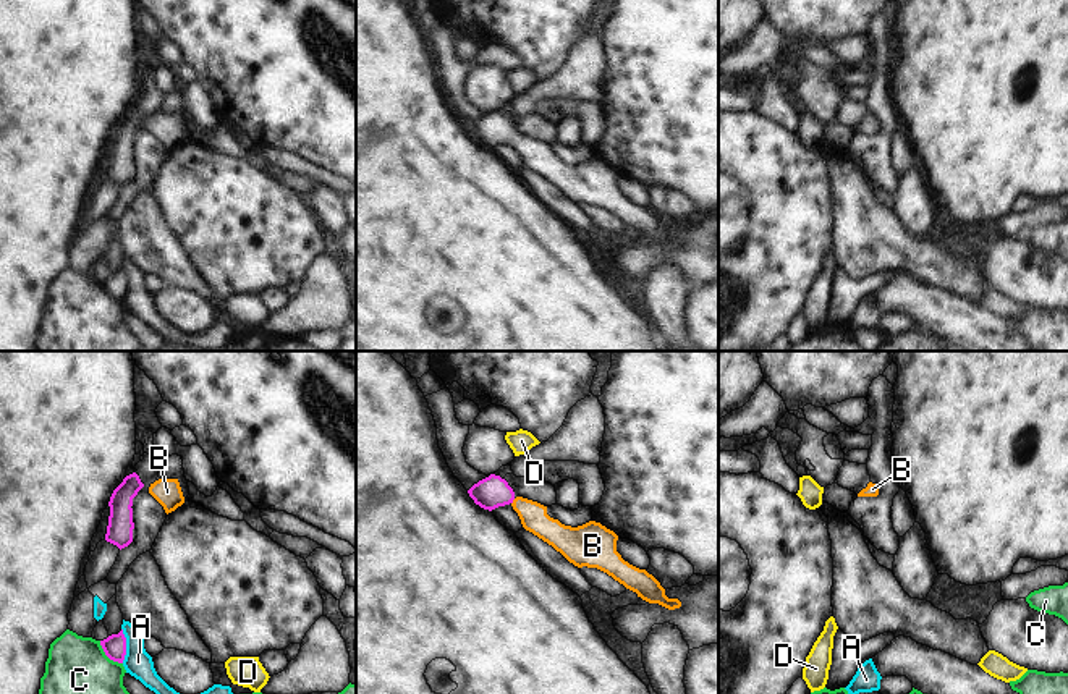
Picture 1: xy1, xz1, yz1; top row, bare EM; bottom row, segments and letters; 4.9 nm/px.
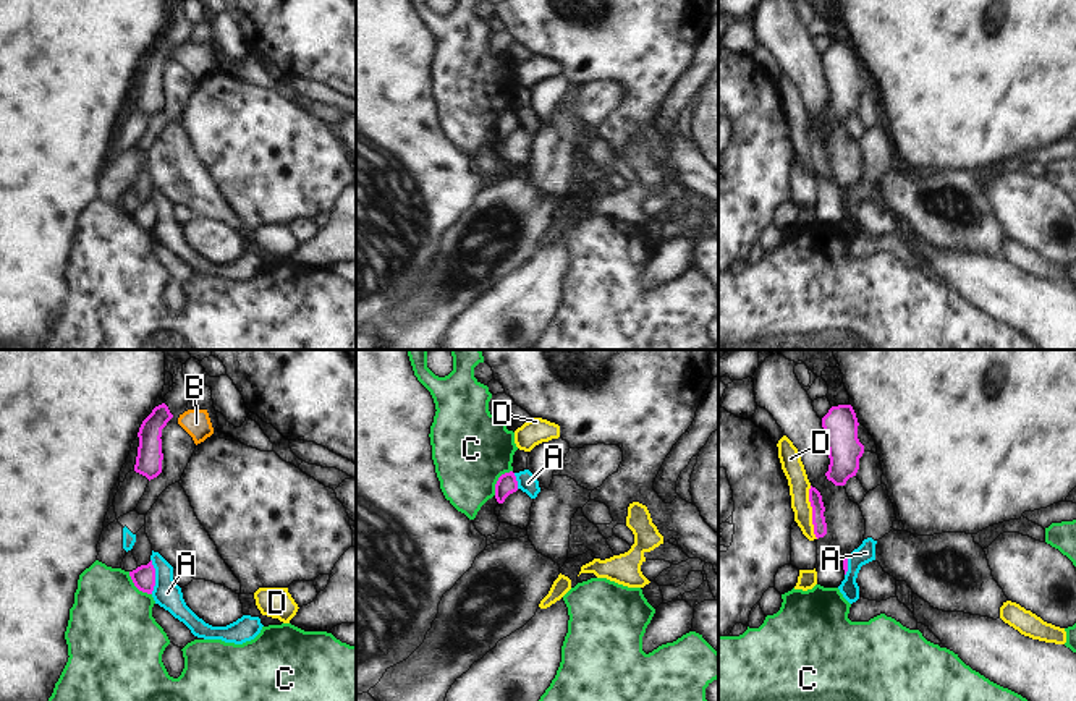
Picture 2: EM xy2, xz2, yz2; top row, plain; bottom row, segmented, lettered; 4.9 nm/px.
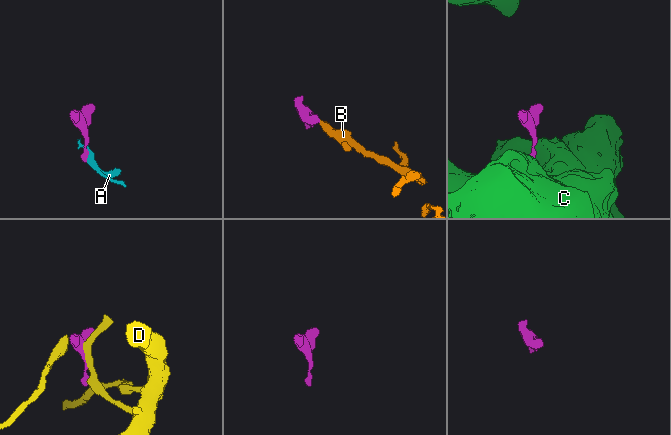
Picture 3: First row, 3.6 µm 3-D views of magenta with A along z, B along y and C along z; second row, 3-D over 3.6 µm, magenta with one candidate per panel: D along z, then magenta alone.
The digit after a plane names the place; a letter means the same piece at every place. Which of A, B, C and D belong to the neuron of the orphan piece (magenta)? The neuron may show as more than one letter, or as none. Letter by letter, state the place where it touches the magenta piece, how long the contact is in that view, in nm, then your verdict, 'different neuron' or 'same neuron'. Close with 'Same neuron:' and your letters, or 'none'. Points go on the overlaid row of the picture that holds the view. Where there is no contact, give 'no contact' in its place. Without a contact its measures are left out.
A: xy1 (125, 646) | 180 nm | different neuron
B: xz1 (512, 502) | 40 nm | same neuron
C: xy1 (107, 655) | 170 nm | different neuron
D: yz2 (813, 512) | 260 nm | different neuron
Same neuron: B

